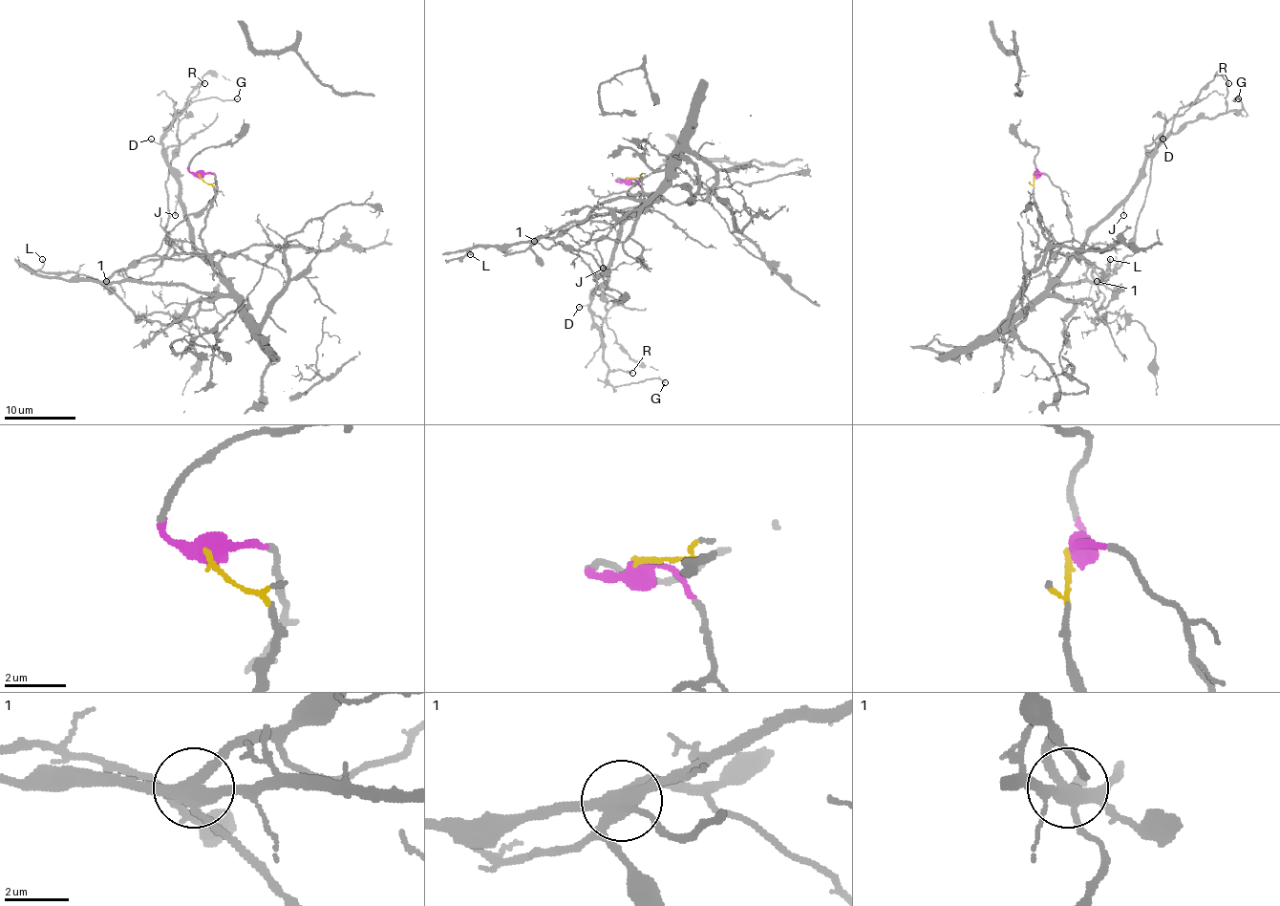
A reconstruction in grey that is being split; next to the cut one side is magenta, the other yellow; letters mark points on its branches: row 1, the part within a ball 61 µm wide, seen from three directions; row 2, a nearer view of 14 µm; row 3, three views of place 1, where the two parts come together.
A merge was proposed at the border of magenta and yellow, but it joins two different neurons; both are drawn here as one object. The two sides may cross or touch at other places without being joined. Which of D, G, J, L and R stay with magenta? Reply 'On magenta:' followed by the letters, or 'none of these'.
On magenta: none of these

